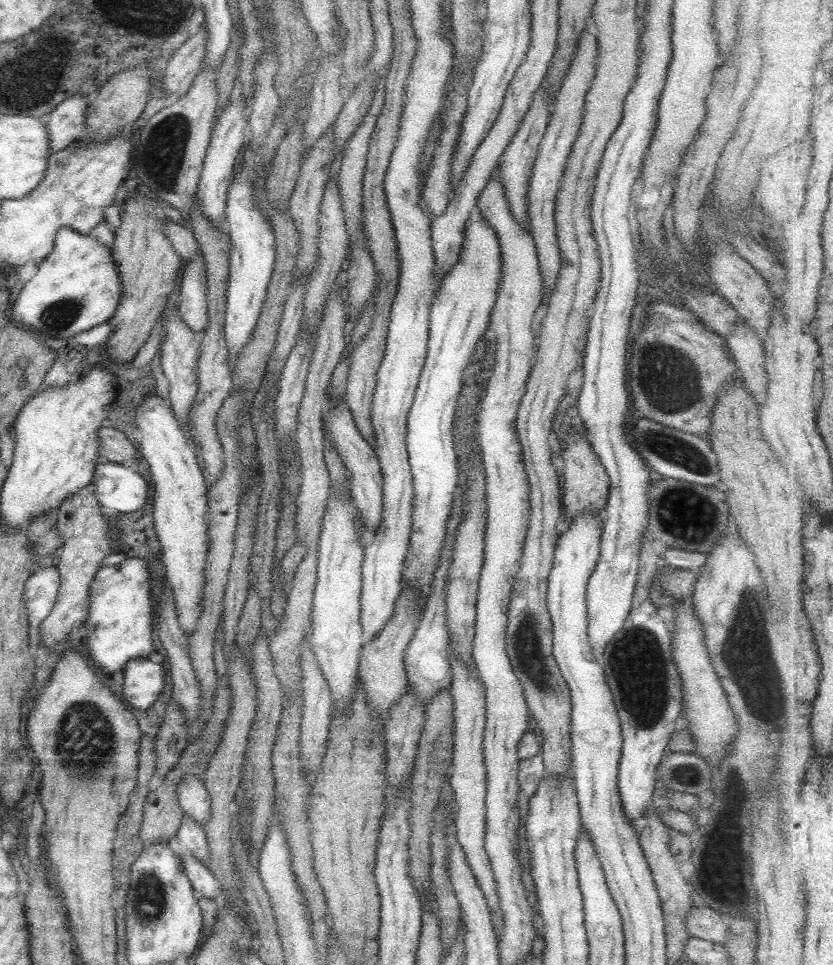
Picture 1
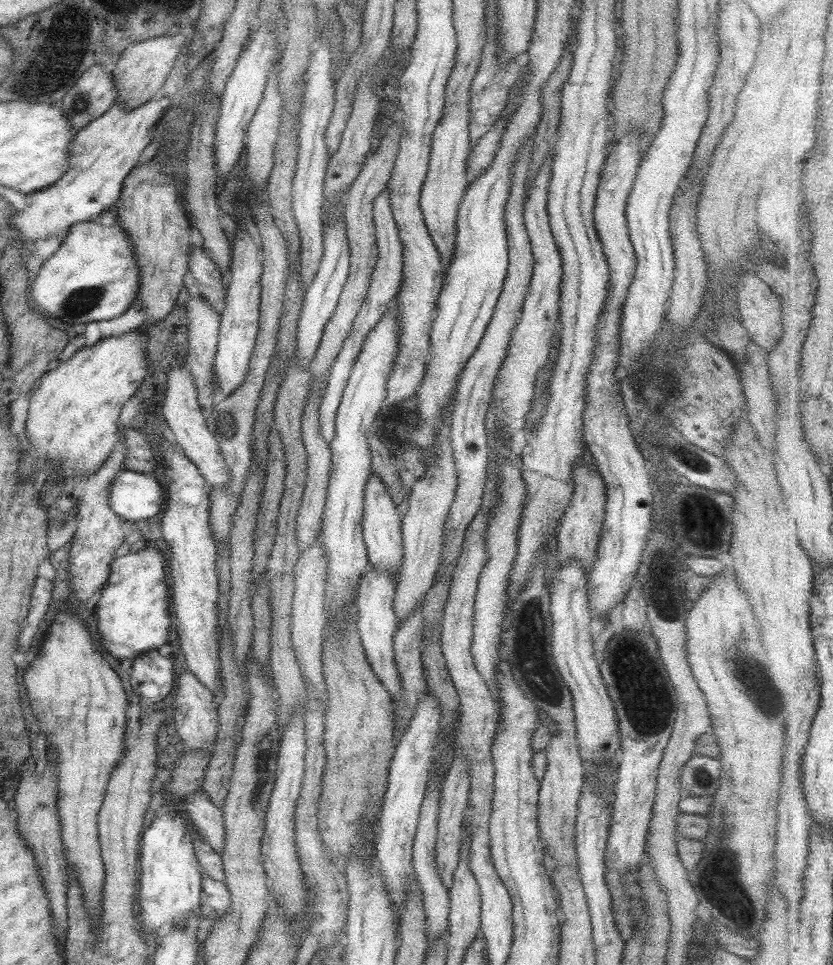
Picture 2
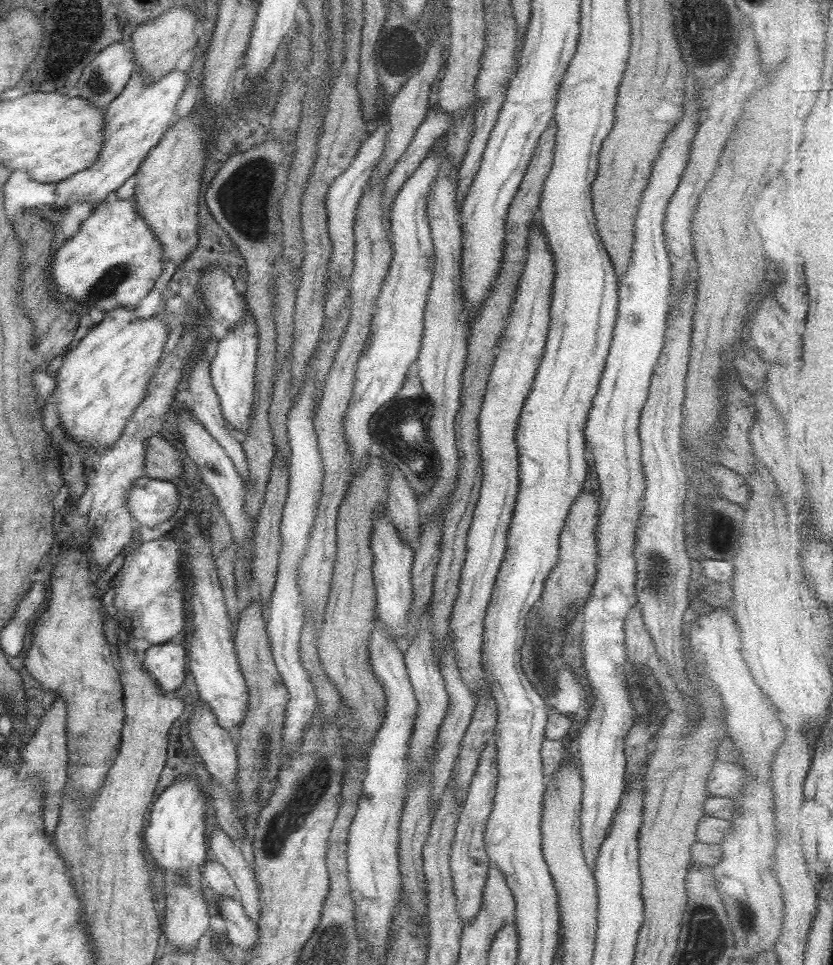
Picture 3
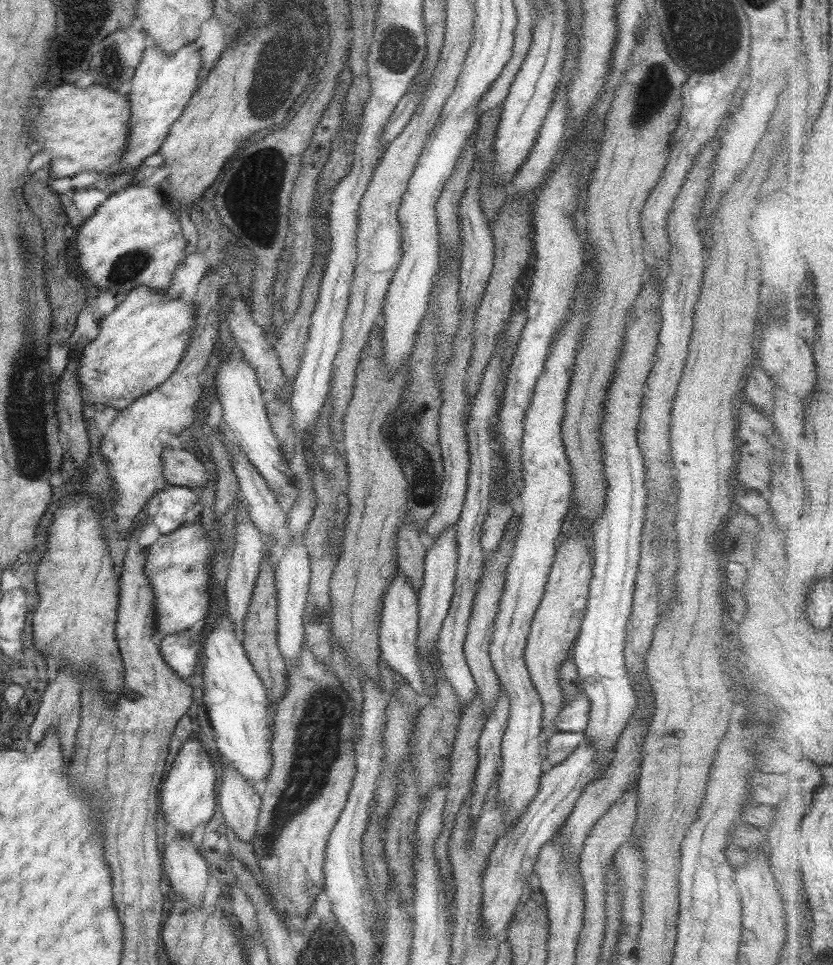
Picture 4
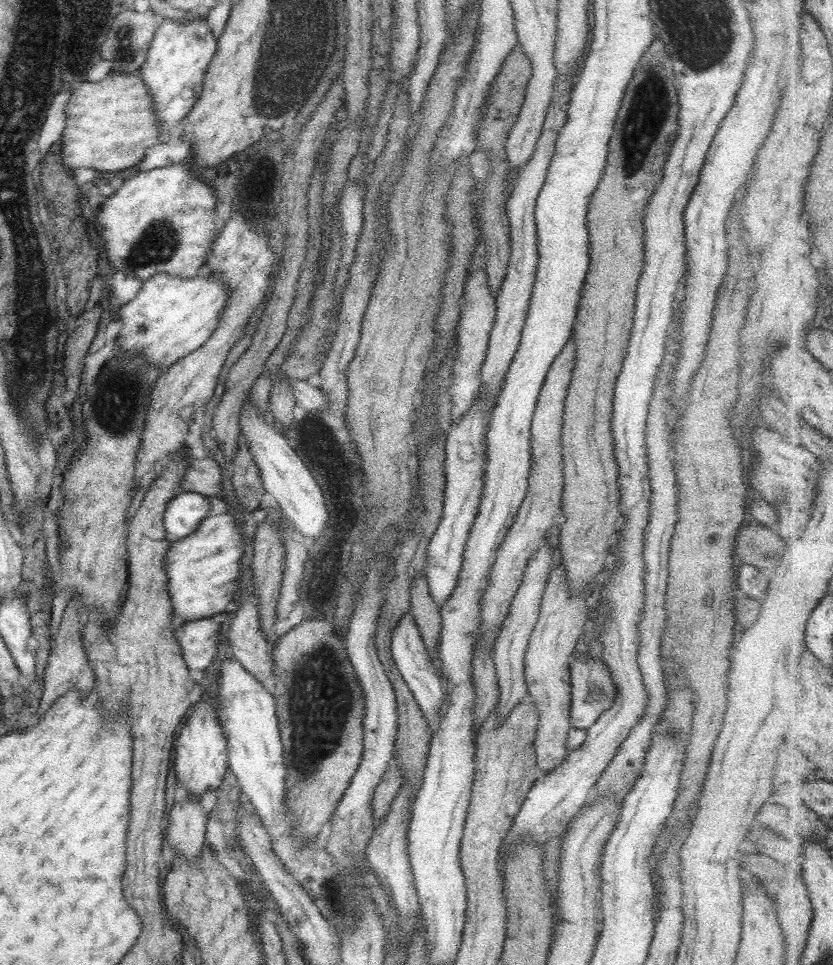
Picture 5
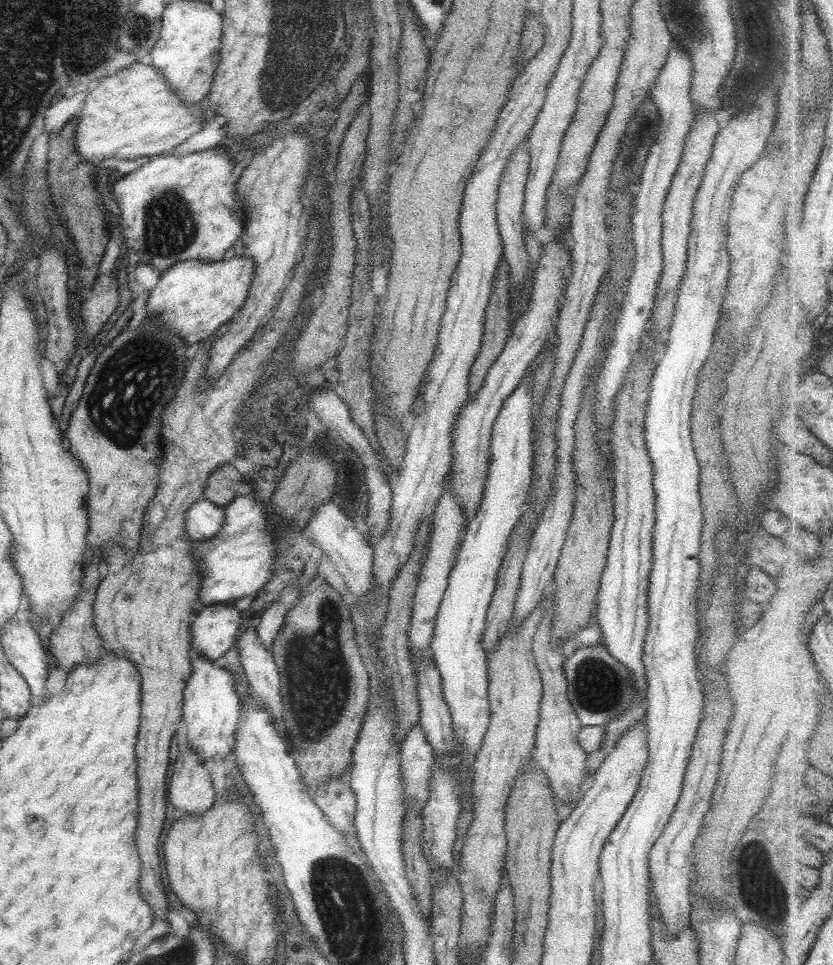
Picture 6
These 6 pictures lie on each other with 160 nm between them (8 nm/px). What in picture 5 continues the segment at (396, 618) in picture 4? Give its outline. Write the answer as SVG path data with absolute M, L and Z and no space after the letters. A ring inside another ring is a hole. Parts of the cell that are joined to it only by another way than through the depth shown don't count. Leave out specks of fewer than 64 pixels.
M404 615L399 617L390 634L389 648L390 659L398 671L399 677L410 691L419 712L423 713L425 720L434 726L441 718L441 714L438 712L441 711L441 702L443 702L443 684L441 676L437 675L437 671L433 668L433 663L423 646L418 628L411 617Z

